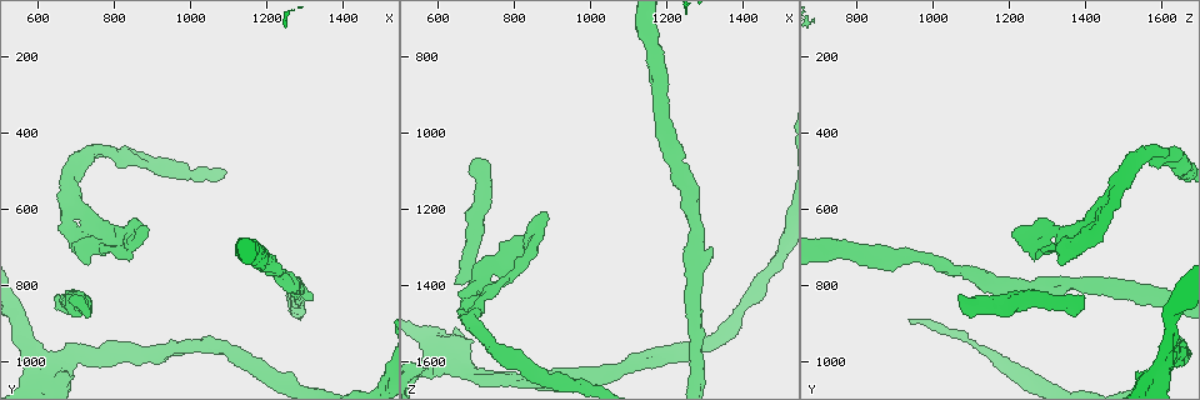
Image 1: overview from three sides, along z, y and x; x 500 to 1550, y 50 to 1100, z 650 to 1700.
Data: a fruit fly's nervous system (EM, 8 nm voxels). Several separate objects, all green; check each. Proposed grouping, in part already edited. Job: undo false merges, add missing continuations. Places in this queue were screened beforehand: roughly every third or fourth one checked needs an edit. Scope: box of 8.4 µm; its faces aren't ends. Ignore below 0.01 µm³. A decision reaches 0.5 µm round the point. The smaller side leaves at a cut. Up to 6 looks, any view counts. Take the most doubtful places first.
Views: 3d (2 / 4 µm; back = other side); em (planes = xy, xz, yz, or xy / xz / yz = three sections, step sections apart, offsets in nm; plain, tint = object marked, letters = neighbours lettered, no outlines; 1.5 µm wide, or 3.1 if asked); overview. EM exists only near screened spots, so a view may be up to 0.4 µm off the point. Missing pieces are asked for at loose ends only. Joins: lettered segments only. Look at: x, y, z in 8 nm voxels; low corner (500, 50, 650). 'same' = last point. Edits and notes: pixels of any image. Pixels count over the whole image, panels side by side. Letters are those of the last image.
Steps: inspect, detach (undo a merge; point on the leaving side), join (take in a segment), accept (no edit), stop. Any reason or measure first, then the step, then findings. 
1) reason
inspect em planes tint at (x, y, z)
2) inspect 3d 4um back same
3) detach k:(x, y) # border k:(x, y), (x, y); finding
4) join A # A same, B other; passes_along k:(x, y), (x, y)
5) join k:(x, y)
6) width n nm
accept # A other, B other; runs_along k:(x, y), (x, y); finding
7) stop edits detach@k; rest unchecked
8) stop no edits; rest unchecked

branch stops here
inspect 3d 2um back at (645, 855, 1395)

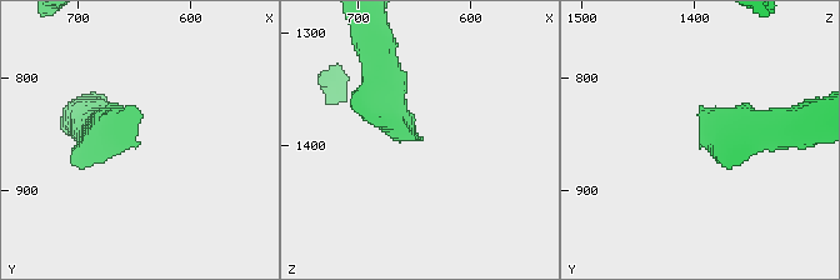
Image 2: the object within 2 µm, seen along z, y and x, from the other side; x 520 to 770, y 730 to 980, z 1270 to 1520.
need the tissue
inspect em planes letters at (650, 858, 1398)

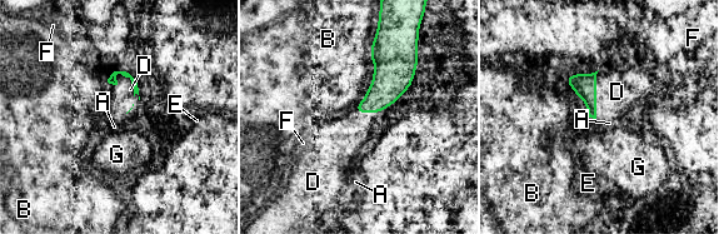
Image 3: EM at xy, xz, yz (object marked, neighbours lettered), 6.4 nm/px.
join D # A other, B other, D same, E other, F other, G other; the neuron continues

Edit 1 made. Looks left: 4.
inspect overview

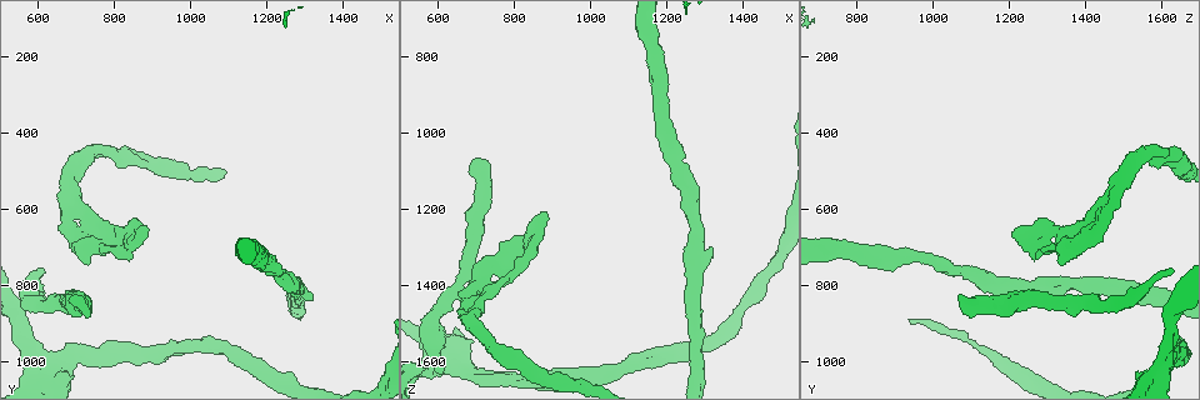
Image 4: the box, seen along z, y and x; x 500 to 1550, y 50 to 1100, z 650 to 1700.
long arm stops here
inspect em planes letters at (610, 760, 1625)

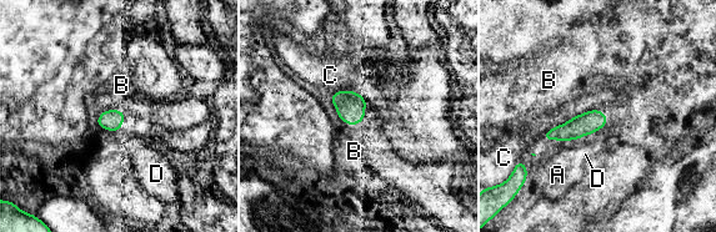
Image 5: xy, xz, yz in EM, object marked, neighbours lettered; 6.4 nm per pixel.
width 140 nm; longest_contact B 240 nm
accept # A other, B other, C other, D other; none of them fits

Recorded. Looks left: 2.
stop edits join@3; rest unchecked

